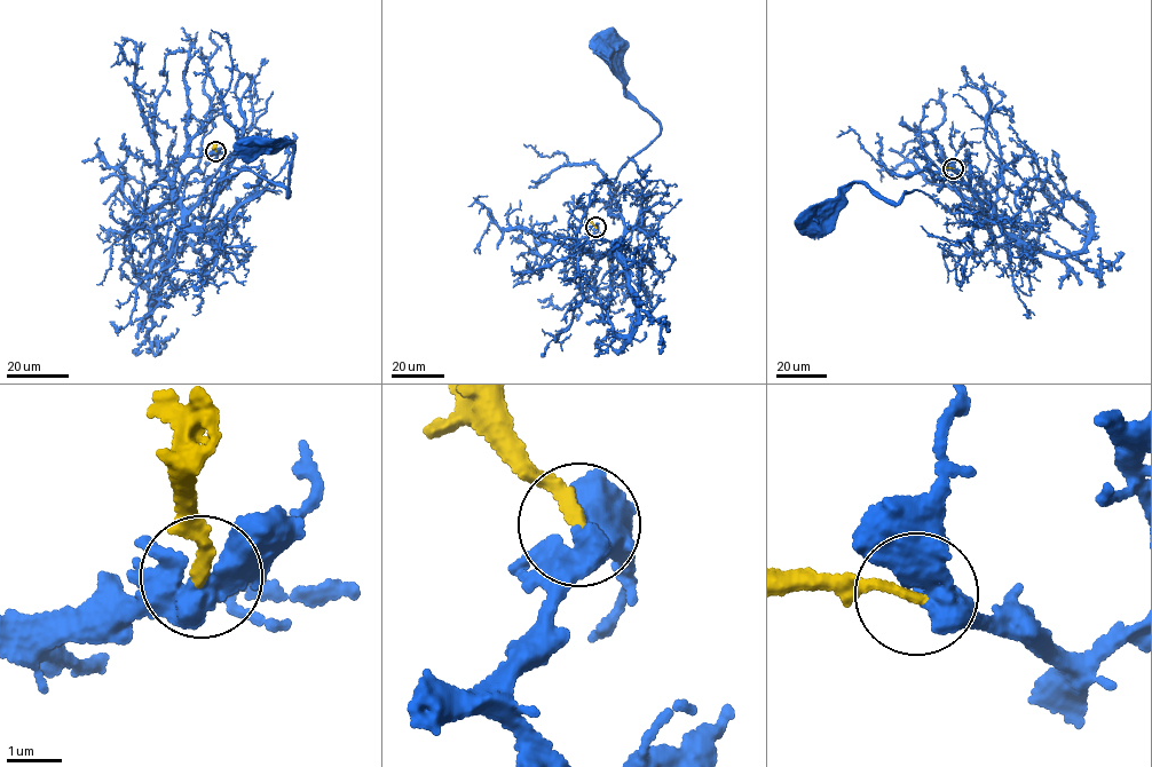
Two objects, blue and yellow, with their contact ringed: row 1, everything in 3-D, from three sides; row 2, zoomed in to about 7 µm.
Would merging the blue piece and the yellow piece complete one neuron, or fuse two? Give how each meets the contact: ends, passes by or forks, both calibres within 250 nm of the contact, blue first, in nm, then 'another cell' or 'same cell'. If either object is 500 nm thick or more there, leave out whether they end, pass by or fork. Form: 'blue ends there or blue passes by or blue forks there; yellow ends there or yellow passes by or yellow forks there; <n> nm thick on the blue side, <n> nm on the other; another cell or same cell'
550 nm thick on the blue side, 180 nm on the other; same cell

